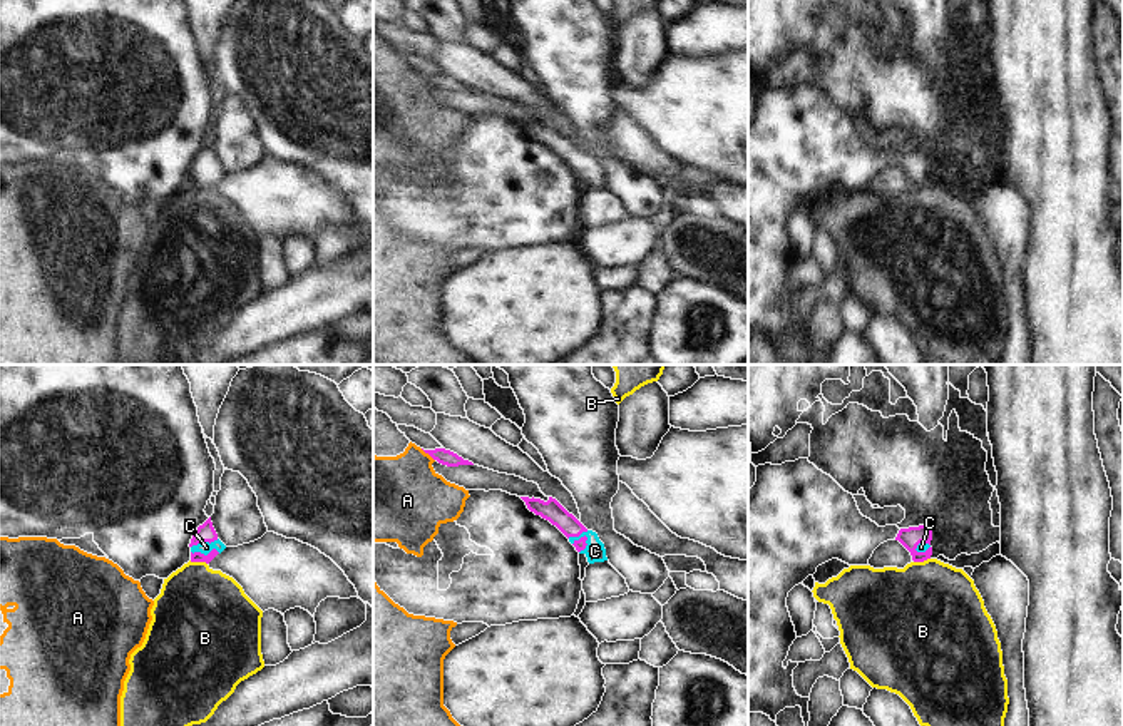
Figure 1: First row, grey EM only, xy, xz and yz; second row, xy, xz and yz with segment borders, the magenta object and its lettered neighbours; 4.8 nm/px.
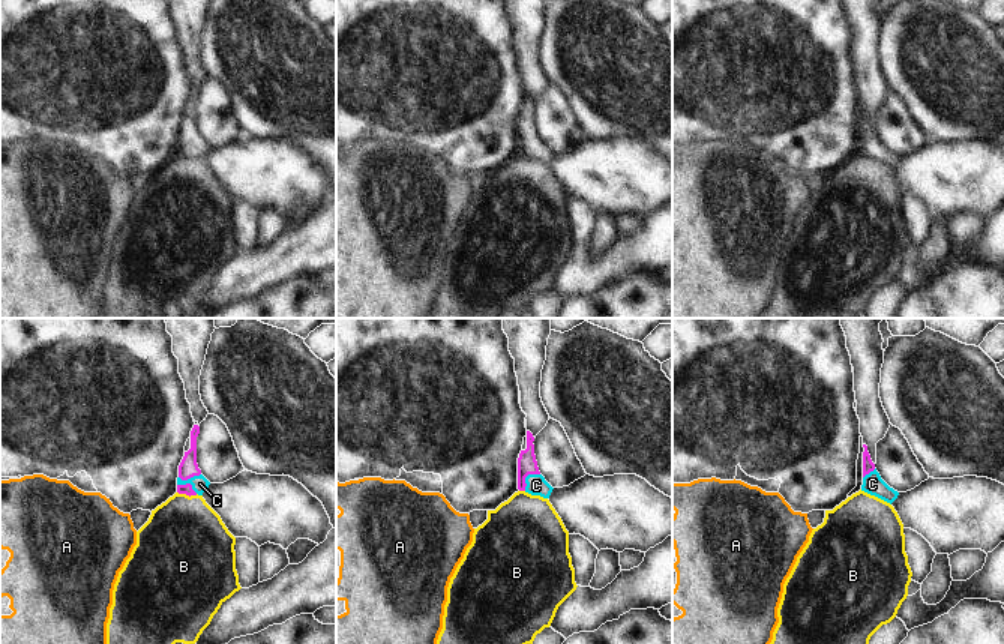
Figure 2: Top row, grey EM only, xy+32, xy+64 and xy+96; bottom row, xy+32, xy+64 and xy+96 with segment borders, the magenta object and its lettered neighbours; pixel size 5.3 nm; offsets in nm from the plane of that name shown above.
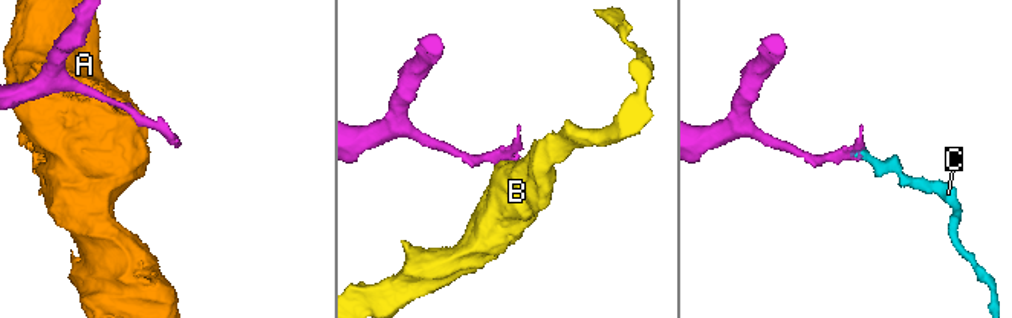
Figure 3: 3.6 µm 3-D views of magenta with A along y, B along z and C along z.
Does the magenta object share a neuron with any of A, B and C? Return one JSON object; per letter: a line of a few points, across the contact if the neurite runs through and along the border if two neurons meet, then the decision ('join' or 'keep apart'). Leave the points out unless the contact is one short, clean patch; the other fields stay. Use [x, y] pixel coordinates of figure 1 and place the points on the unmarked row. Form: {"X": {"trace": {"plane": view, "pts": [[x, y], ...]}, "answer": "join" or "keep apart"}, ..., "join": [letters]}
{"A": {"answer": "keep apart"}, "B": {"trace": {"plane": "xy", "pts": [[189, 186], [203, 186], [206, 189]]}, "answer": "keep apart"}, "C": {"trace": {"plane": "xy", "pts": [[194, 183], [208, 179], [206, 173]]}, "answer": "join"}, "join": ["C"]}

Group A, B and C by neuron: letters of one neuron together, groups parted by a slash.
A / B / C

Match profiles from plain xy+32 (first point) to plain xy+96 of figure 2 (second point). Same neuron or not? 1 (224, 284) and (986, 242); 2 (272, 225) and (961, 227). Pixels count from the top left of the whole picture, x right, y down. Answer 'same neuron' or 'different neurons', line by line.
1: same neuron
2: different neurons

